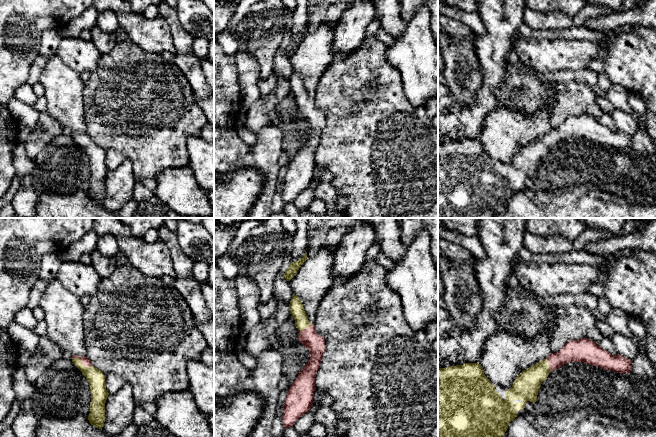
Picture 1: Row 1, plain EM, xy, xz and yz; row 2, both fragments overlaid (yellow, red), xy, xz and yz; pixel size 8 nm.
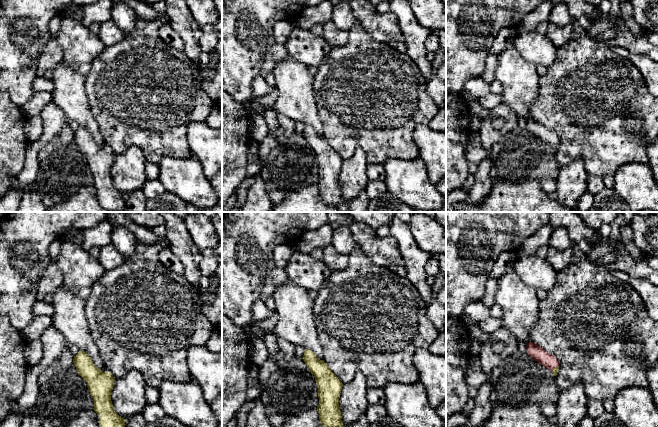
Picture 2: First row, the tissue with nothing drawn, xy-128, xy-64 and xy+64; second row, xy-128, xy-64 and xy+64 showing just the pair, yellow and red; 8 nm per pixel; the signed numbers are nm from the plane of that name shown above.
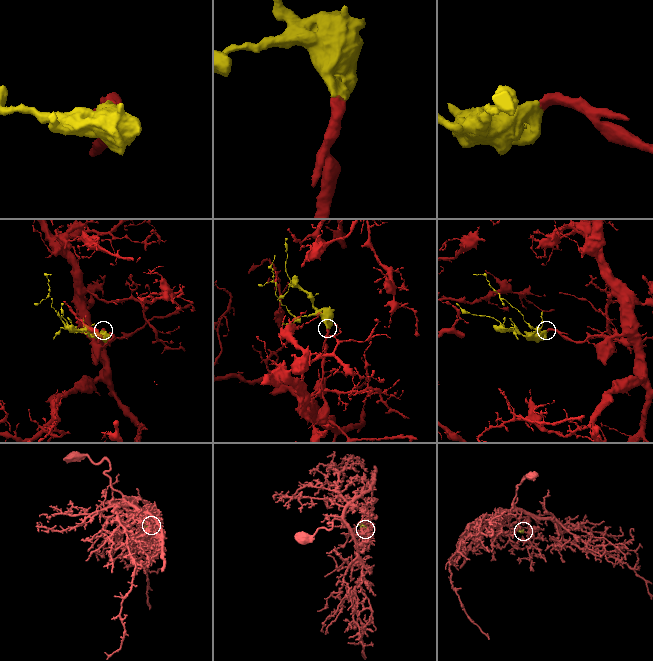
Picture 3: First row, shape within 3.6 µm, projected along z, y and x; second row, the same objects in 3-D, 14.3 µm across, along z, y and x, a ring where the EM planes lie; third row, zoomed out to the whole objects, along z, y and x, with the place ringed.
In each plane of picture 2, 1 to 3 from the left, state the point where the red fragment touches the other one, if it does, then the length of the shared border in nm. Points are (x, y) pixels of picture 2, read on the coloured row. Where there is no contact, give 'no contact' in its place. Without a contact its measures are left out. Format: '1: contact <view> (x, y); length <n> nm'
1: no contact
2: no contact
3: contact xy+64 (554, 368); length 60 nm

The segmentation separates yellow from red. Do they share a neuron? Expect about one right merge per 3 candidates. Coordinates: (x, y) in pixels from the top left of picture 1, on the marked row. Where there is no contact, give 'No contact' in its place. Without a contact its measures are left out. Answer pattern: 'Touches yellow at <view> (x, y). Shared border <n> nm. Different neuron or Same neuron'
Touches yellow at xy (81, 362). Shared border 180 nm. Same neuron

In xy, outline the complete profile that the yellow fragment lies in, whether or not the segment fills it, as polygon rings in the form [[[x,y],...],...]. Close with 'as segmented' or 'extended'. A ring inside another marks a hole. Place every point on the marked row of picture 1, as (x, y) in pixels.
[[[73,355],[72,362],[82,372],[89,383],[91,402],[88,420],[91,425],[102,430],[105,422],[105,403],[109,395],[105,388],[105,376],[101,370],[93,366],[86,356]]]; extended

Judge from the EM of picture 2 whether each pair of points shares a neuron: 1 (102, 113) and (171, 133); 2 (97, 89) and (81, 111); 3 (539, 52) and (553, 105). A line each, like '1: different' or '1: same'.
1: same
2: different
3: different

